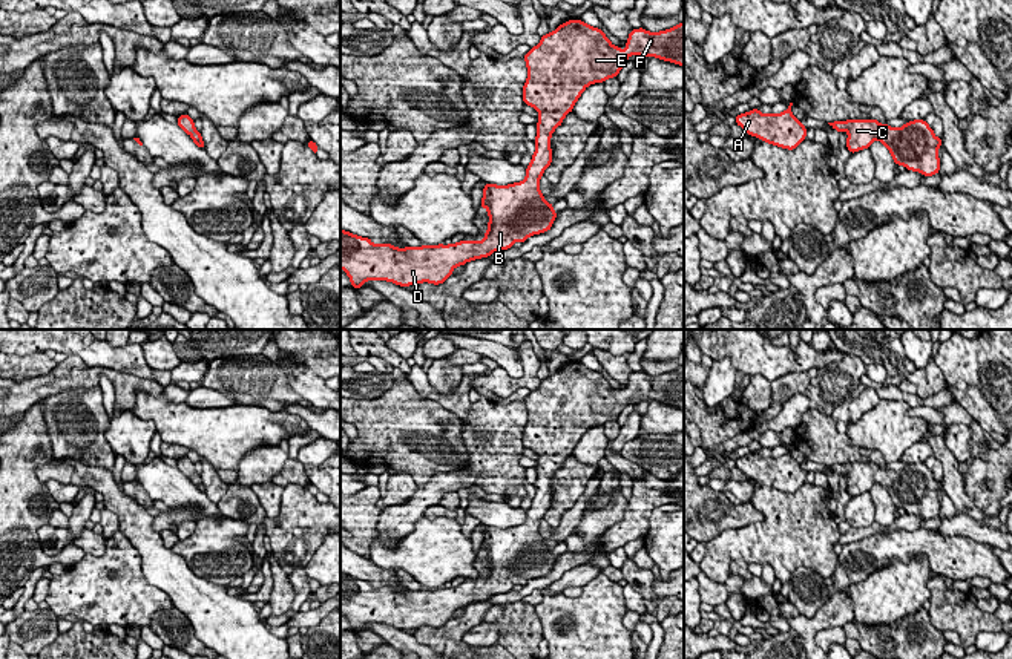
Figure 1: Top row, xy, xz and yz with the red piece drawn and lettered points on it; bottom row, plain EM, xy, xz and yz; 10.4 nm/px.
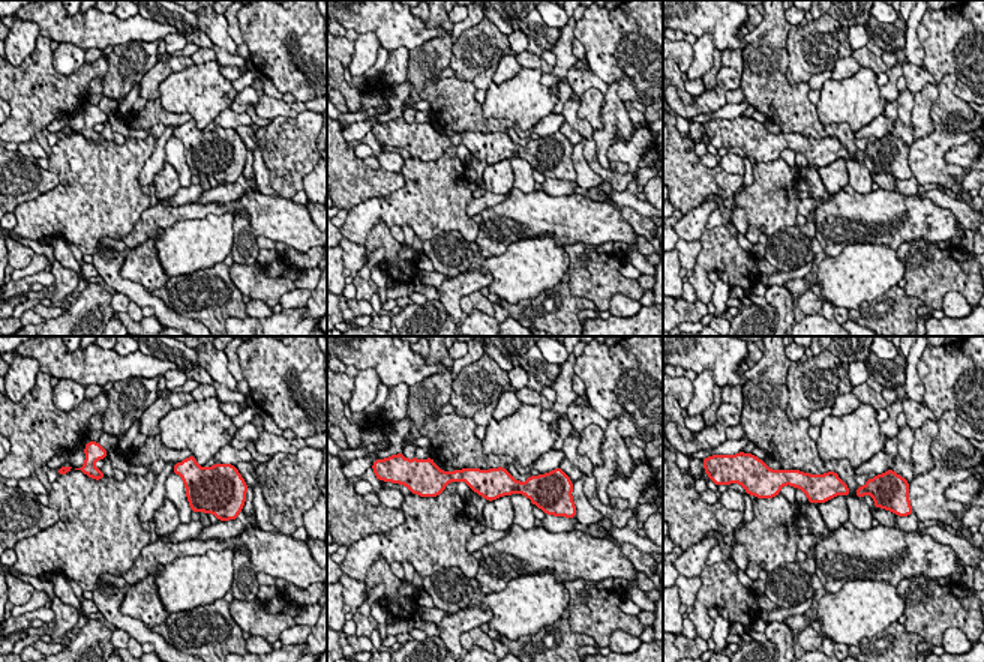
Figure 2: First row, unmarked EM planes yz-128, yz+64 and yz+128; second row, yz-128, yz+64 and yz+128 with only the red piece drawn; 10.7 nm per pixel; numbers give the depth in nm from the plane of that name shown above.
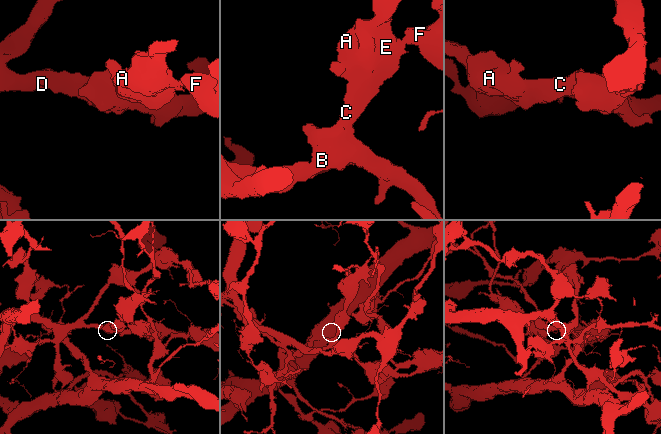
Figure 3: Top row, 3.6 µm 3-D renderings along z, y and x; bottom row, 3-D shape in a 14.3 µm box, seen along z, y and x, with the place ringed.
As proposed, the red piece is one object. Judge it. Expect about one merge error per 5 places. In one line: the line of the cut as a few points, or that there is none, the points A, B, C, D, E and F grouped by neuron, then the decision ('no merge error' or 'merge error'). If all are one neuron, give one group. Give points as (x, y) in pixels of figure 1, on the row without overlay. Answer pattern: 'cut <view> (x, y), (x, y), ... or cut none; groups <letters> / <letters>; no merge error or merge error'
cut none; groups A B C D E F; no merge error

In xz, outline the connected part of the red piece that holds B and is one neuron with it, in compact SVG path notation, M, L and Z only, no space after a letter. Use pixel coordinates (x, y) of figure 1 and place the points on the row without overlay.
M569 363L543 379L524 398L527 423L523 446L540 455L535 497L521 526L486 526L480 546L489 558L485 582L397 592L388 585L374 589L370 581L340 572L340 611L353 631L366 624L388 624L400 630L422 625L439 628L458 608L549 575L558 556L552 553L554 547L544 544L540 521L552 507L554 474L573 454L587 429L616 421L630 398L656 400L684 411L684 365L661 375L632 372L624 391L623 395L601 372L581 363Z

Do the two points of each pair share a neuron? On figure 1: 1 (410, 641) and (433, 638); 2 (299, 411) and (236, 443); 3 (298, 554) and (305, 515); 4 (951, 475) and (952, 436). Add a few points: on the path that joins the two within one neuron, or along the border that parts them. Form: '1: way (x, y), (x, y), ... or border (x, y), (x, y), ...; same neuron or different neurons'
1: border (413, 635), (420, 642); different neurons
2: border (282, 411), (296, 416), (310, 431); different neurons
3: way (298, 544), (298, 531), (302, 524); same neuron
4: border (942, 439), (943, 445), (960, 463); different neurons

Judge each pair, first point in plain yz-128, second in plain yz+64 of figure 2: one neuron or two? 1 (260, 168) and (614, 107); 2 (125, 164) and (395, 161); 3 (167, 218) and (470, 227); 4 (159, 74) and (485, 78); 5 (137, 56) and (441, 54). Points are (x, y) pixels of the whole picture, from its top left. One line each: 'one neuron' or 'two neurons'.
1: two neurons
2: two neurons
3: two neurons
4: two neurons
5: two neurons

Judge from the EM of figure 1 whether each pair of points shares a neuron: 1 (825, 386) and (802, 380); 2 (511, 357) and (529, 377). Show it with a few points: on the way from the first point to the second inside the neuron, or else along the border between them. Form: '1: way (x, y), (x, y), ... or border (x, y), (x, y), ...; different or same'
1: border (811, 379), (804, 394); different
2: border (512, 350), (523, 370), (520, 379); different

